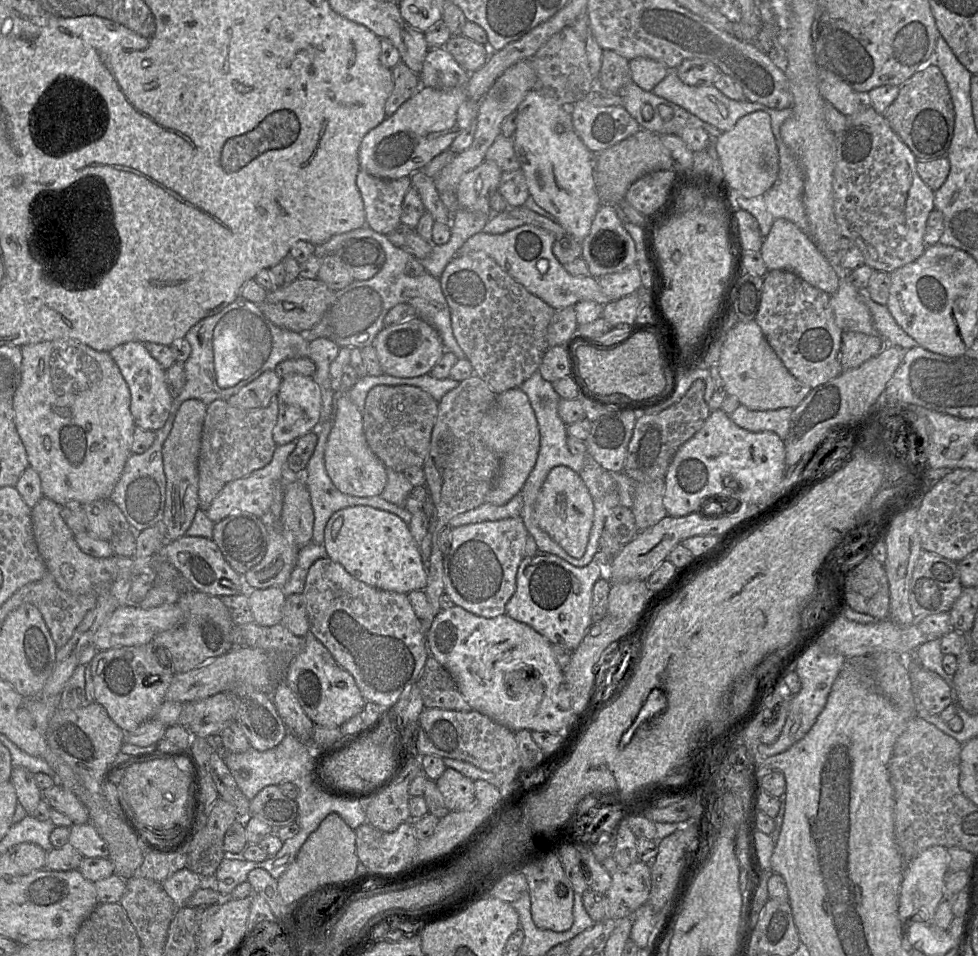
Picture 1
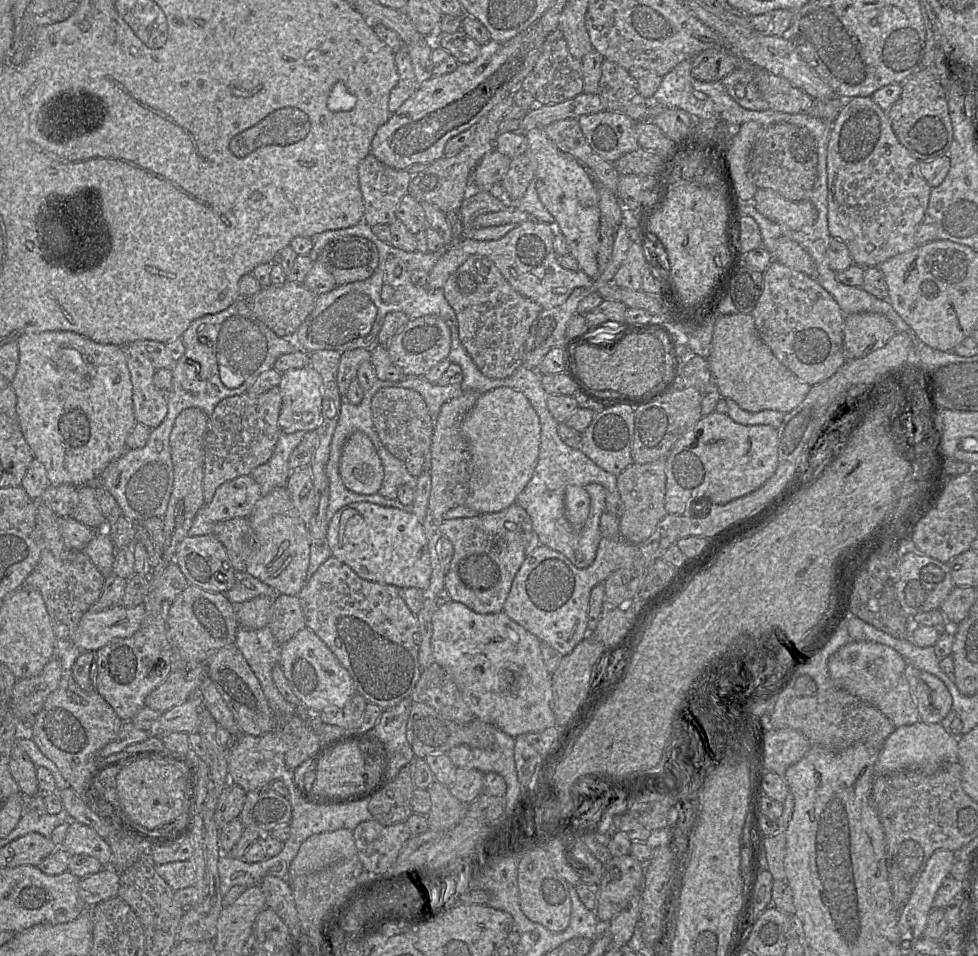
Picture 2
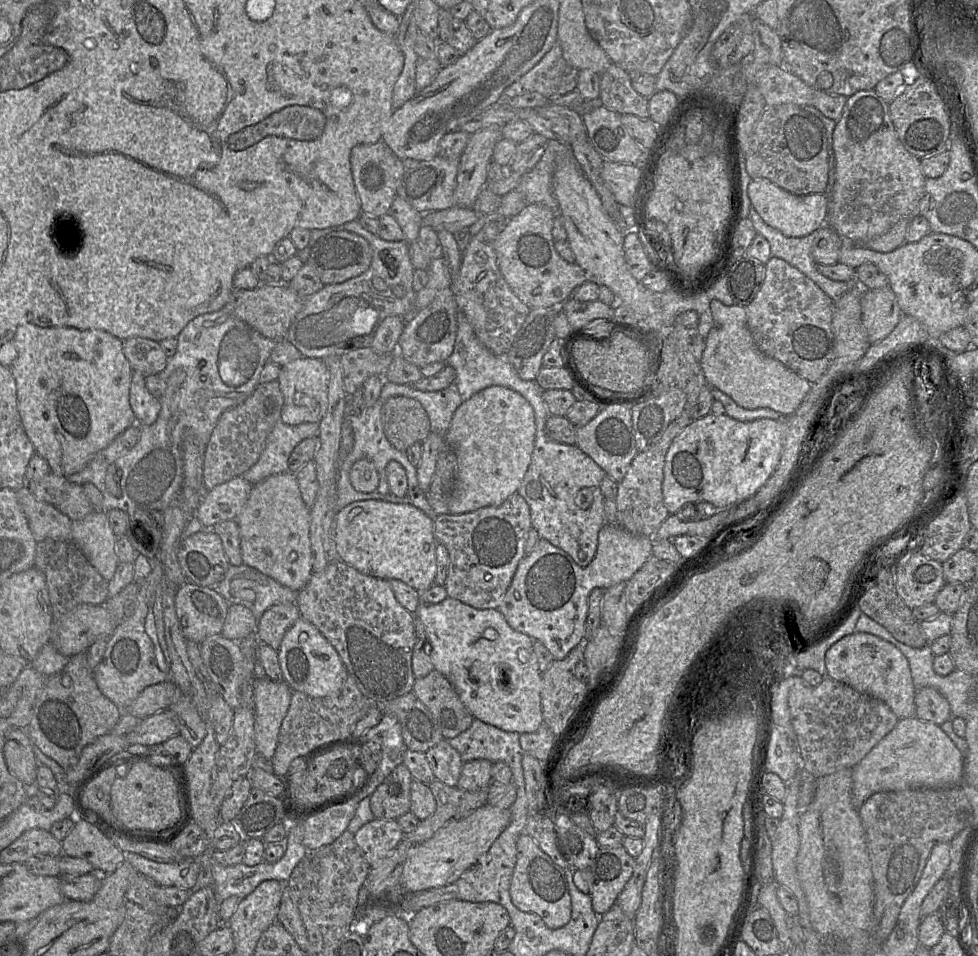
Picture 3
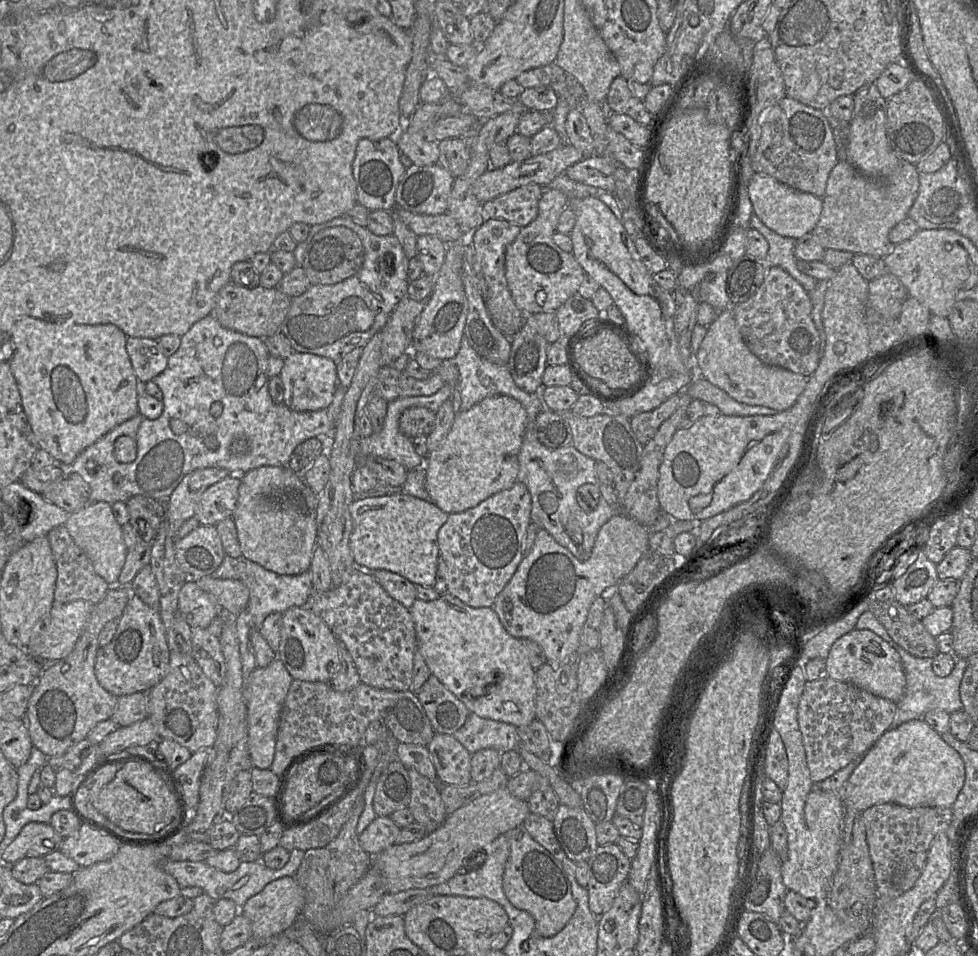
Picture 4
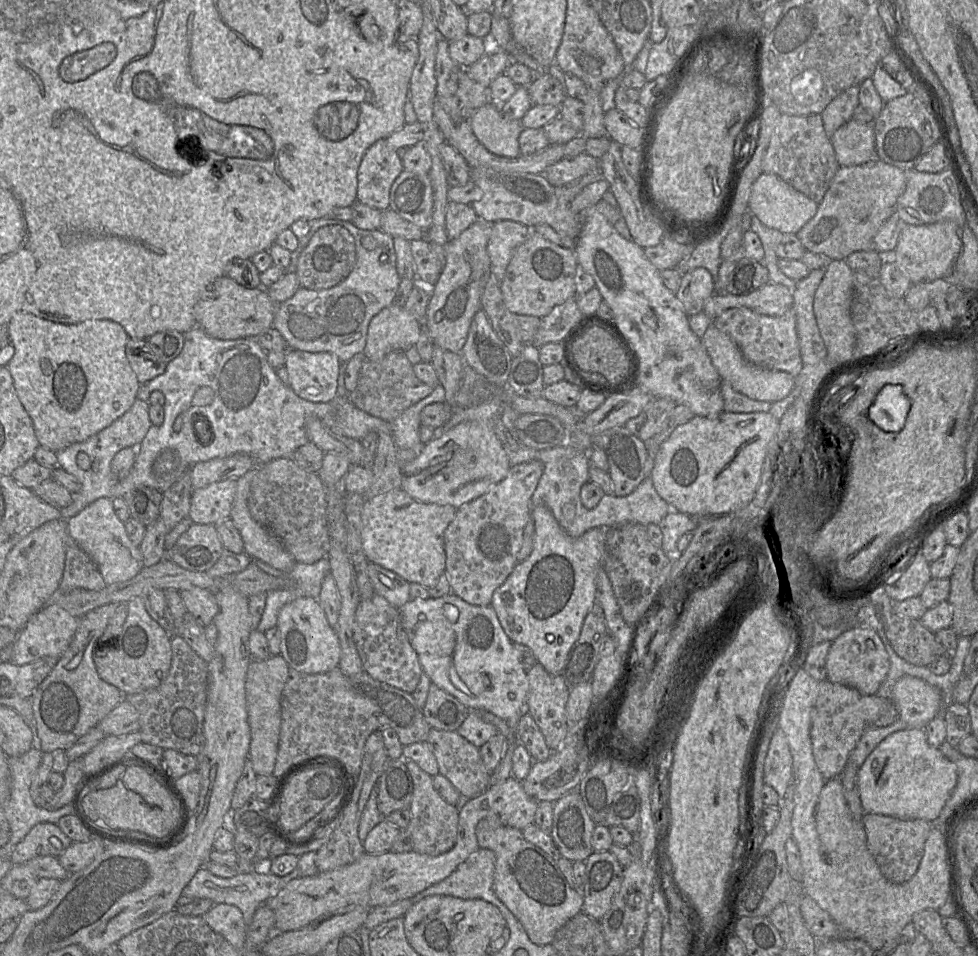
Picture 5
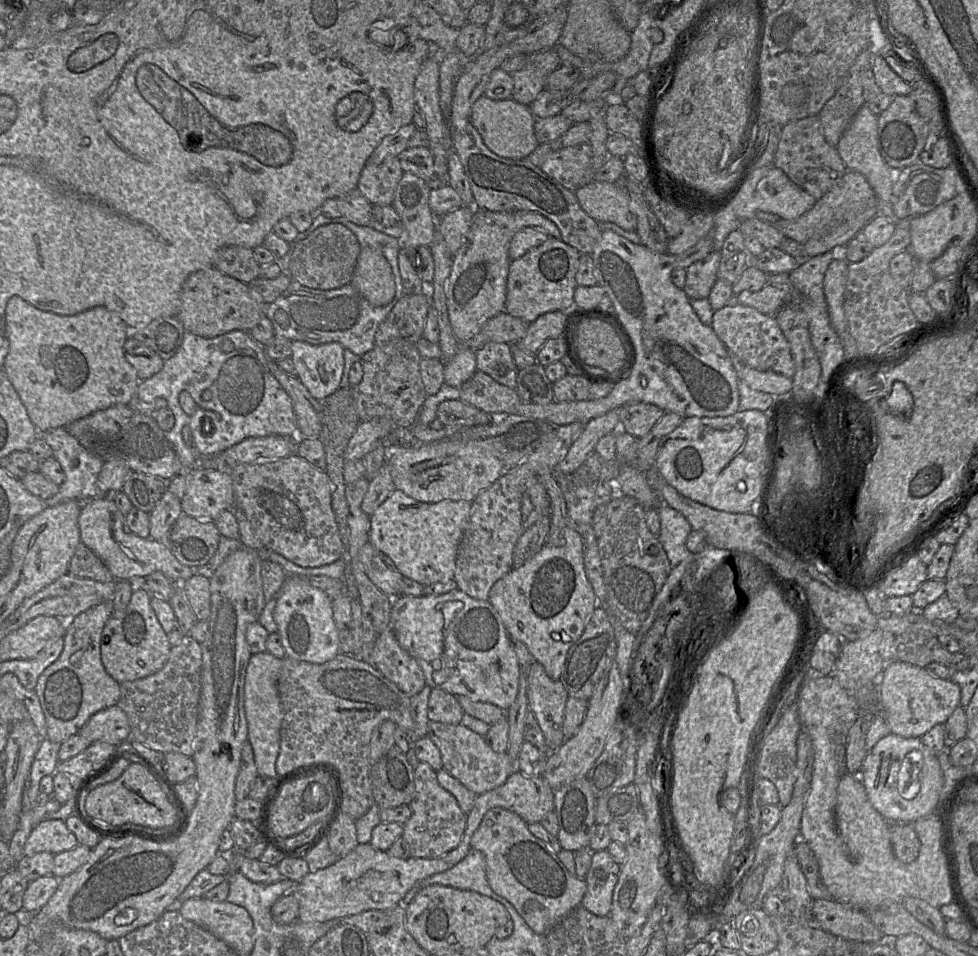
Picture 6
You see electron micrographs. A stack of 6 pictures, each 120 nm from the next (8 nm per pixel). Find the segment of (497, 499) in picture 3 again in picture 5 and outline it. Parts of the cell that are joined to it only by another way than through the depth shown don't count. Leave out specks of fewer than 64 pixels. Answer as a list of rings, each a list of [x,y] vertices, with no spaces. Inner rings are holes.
[[[465,421],[423,445],[416,458],[401,466],[402,481],[400,488],[420,502],[452,505],[458,509],[502,481],[507,476],[510,467],[507,454],[496,434],[484,423]]]

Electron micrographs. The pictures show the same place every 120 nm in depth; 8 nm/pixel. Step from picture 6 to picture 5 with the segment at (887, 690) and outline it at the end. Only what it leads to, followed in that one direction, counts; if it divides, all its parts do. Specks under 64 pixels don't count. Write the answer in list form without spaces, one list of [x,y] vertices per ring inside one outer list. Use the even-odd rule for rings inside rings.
[[[905,675],[895,684],[892,701],[908,727],[924,728],[943,712],[942,694],[926,681]]]

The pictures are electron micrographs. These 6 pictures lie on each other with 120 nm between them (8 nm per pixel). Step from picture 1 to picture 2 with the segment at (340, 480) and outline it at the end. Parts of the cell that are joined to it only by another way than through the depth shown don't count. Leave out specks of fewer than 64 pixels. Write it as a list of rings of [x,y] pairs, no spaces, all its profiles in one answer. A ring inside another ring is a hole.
[[[363,432],[353,433],[343,445],[339,473],[345,487],[357,494],[376,494],[381,488],[383,465],[371,440]]]

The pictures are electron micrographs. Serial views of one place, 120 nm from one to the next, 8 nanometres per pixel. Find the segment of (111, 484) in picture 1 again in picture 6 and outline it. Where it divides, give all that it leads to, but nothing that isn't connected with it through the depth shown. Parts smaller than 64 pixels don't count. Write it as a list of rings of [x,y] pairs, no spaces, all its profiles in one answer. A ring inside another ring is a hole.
[[[12,296],[5,310],[5,337],[9,341],[9,352],[5,358],[3,369],[24,404],[27,414],[39,433],[47,430],[64,427],[72,422],[86,417],[98,410],[106,409],[116,404],[128,404],[136,395],[140,382],[135,368],[126,360],[123,345],[130,335],[130,329],[120,316],[104,306],[95,306],[75,315],[58,315],[52,312],[42,311],[32,306],[19,296]]]

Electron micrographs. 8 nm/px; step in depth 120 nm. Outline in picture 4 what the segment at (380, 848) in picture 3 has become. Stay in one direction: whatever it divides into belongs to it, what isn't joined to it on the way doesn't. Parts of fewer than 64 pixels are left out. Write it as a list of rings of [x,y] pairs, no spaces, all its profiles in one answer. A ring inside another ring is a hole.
[[[376,817],[358,836],[360,847],[370,856],[376,856],[395,844],[400,828],[390,817]]]

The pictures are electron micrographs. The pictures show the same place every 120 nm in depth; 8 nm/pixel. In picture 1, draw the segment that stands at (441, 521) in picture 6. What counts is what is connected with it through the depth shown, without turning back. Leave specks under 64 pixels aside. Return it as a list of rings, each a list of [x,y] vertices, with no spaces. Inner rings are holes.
[[[364,505],[339,510],[330,517],[325,527],[324,546],[328,558],[341,564],[352,577],[369,586],[403,594],[414,590],[425,590],[427,576],[420,547],[415,542],[409,525],[393,513]]]

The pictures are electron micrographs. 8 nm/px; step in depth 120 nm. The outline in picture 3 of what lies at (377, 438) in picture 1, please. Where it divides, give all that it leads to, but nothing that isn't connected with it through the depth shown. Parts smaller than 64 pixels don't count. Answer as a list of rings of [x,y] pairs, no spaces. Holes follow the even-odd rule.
[[[393,396],[386,400],[381,417],[386,438],[393,447],[406,451],[416,442],[423,442],[430,433],[429,417],[415,399]]]

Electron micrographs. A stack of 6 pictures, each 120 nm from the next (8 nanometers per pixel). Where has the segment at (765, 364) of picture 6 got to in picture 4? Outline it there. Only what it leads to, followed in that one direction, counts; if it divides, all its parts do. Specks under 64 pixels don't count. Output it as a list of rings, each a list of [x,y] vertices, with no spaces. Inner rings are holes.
[[[768,266],[758,290],[745,302],[732,304],[743,340],[763,363],[810,377],[820,361],[820,337],[812,319],[808,292],[785,270]]]

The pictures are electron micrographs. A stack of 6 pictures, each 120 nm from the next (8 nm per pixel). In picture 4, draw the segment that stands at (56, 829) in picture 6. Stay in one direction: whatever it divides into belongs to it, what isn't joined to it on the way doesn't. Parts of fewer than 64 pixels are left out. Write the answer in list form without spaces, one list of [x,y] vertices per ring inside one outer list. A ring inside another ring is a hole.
[[[27,823],[4,850],[1,860],[6,865],[13,865],[26,856],[41,856],[60,851],[63,838],[49,823]]]

